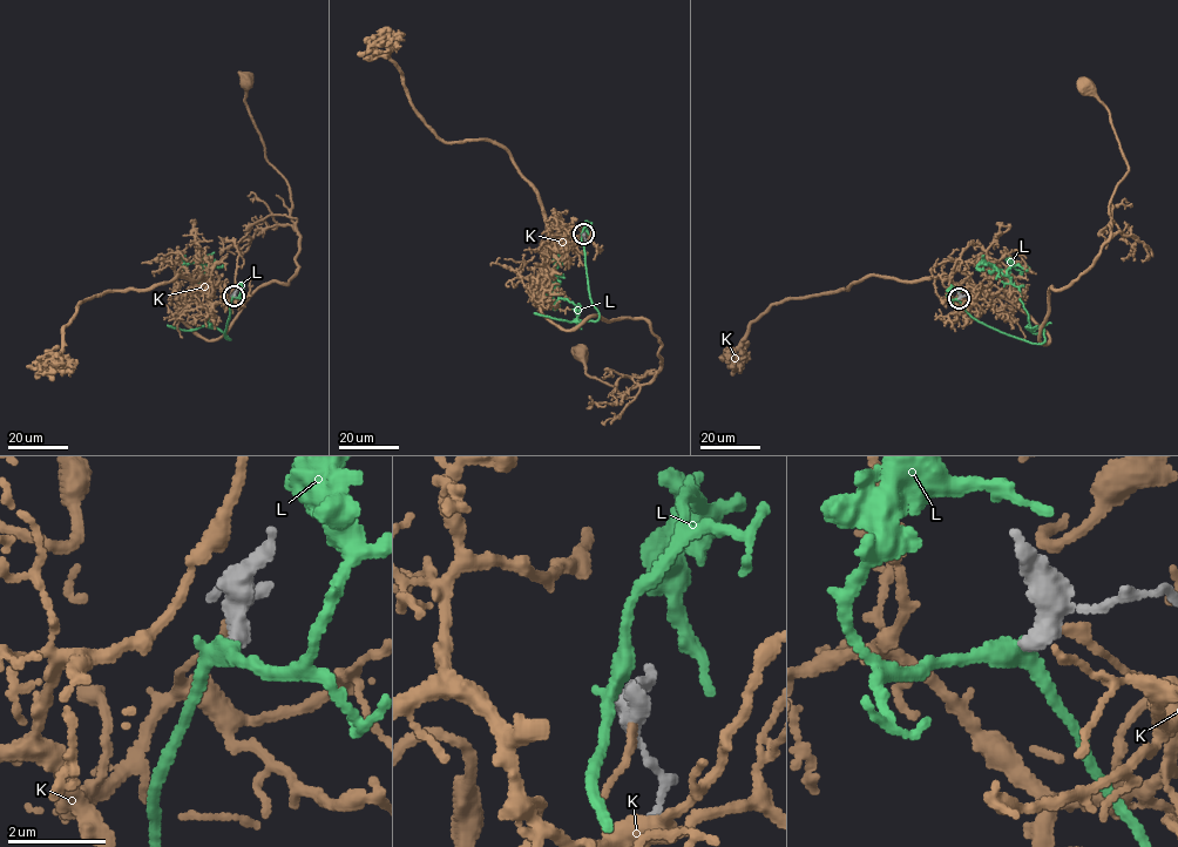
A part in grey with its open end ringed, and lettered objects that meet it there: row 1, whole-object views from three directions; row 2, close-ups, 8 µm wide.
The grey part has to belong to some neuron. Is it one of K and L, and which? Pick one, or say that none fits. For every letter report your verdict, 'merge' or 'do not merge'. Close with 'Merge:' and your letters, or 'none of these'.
K: do not merge
L: do not merge
Merge: none of these

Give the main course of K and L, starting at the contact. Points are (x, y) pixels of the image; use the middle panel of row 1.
K: (583, 236), (552, 243), (541, 312), (564, 330), (644, 318), (661, 367), (621, 393), (586, 373), (581, 351)
L: (583, 234), (589, 298), (600, 317), (595, 322), (580, 322), (576, 306), (559, 296), (557, 256), (570, 258)

